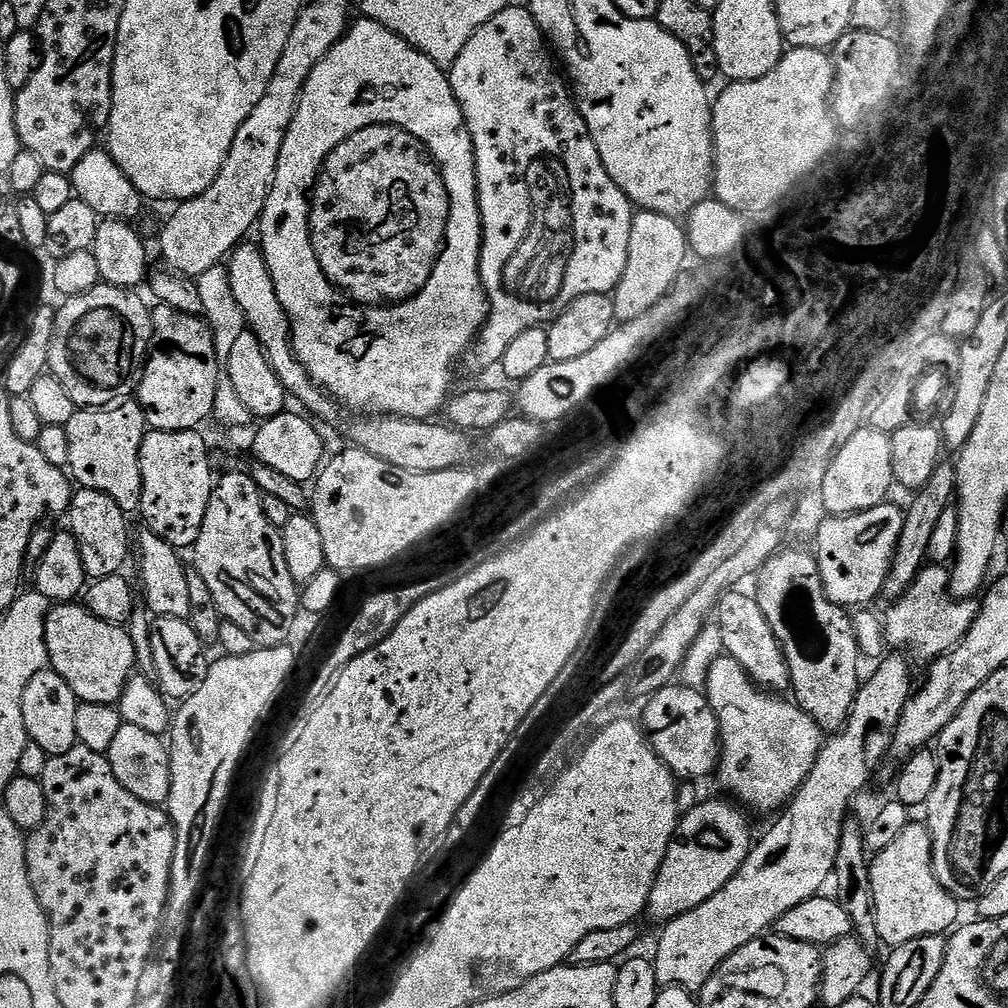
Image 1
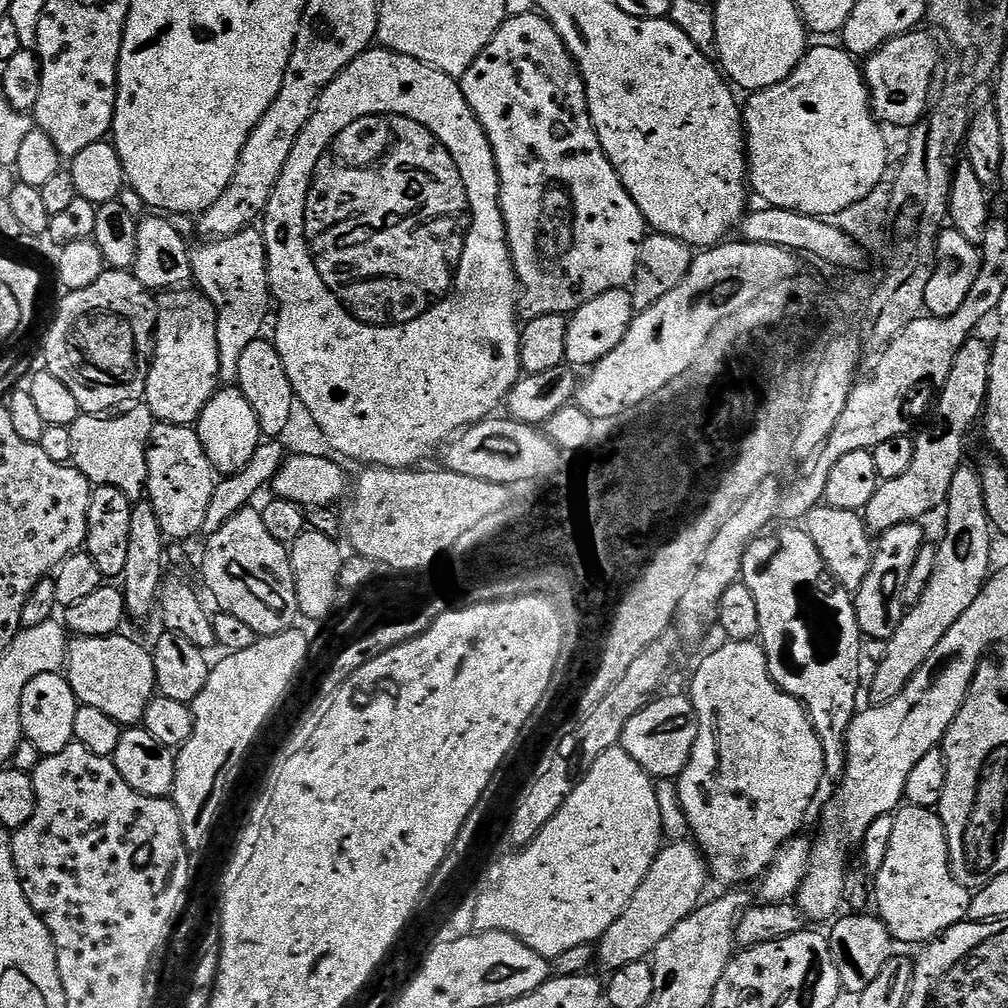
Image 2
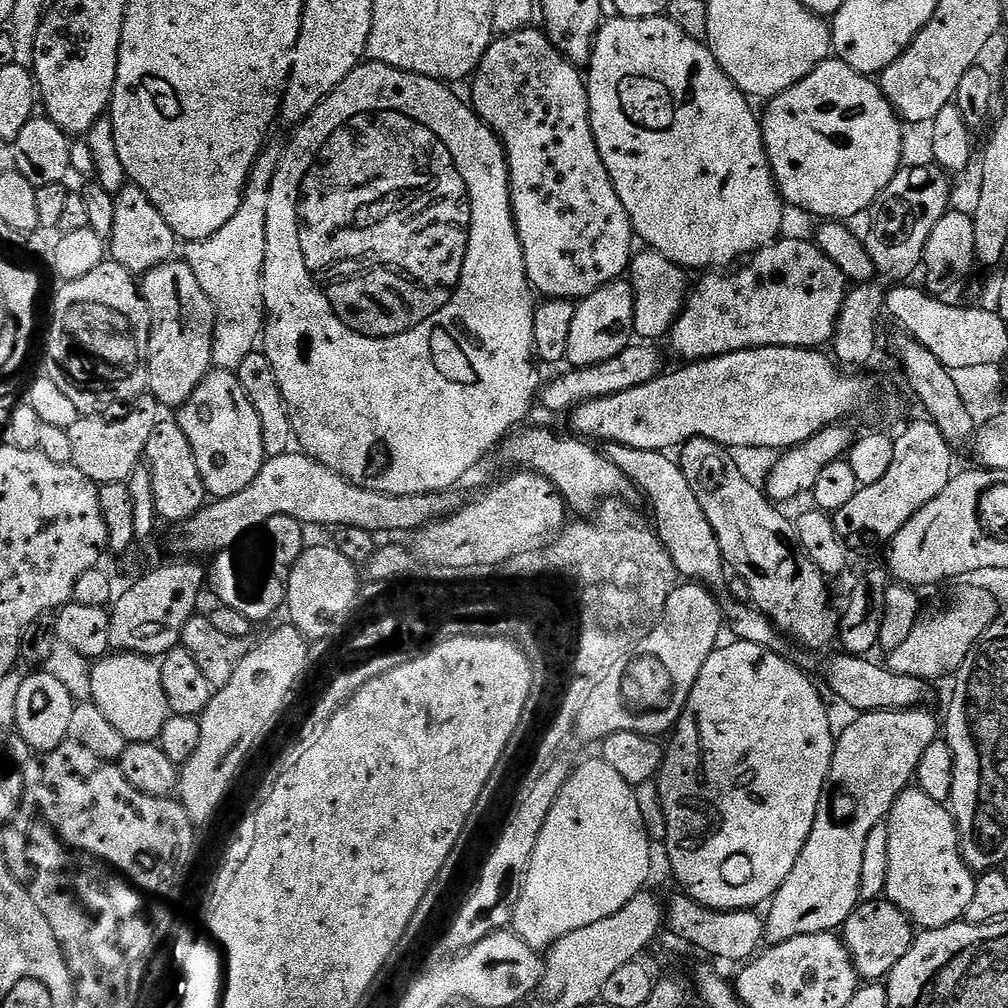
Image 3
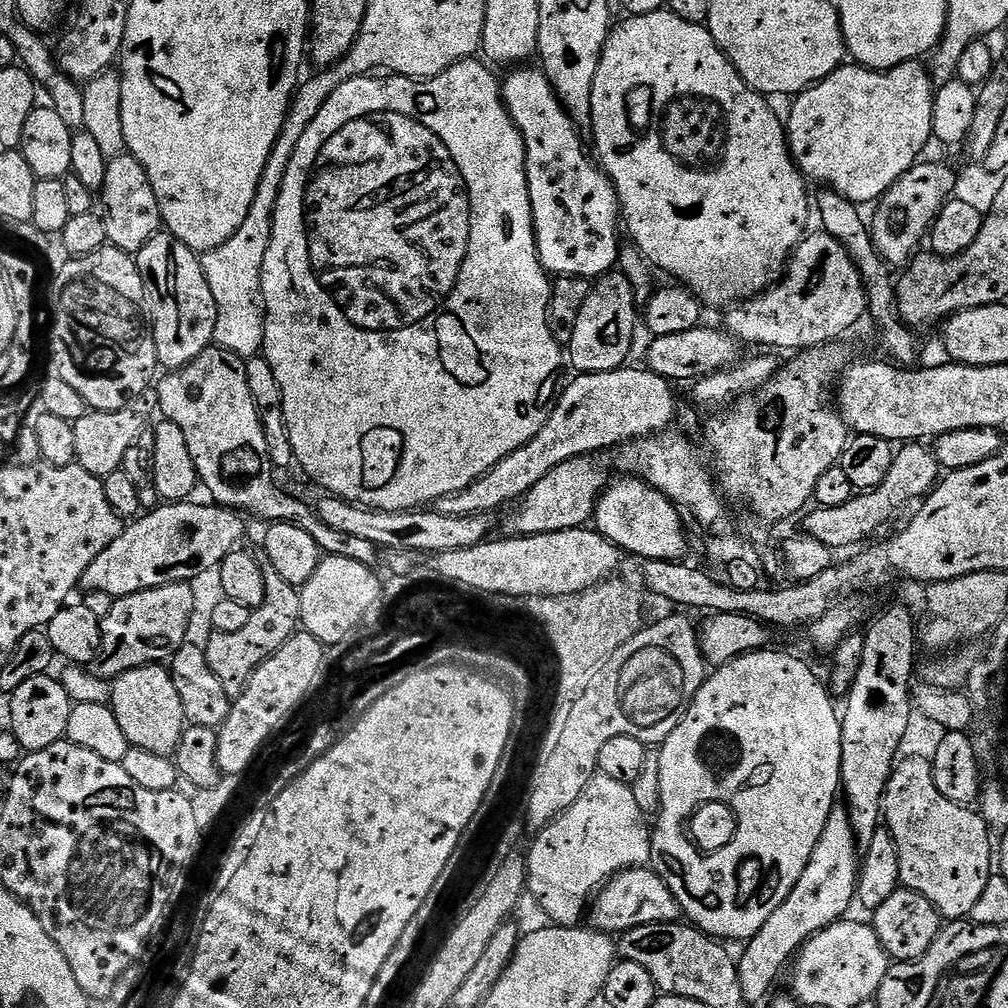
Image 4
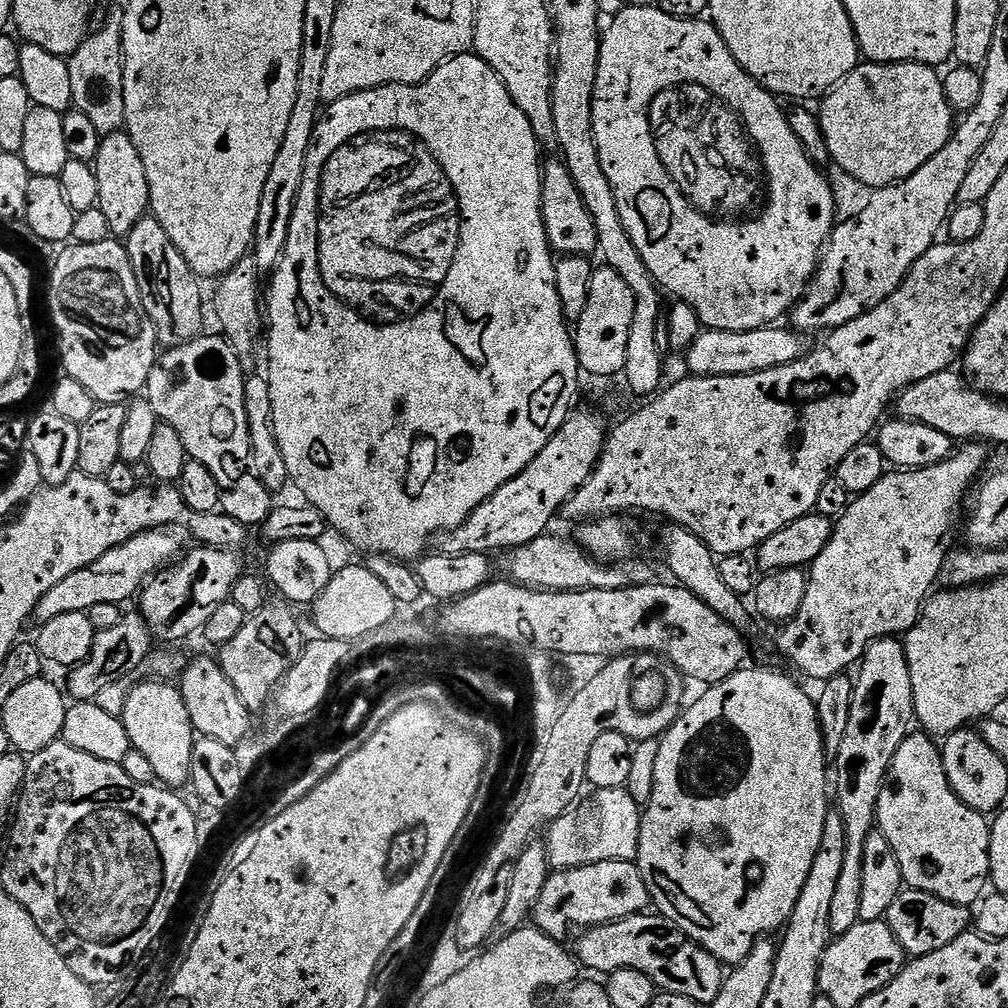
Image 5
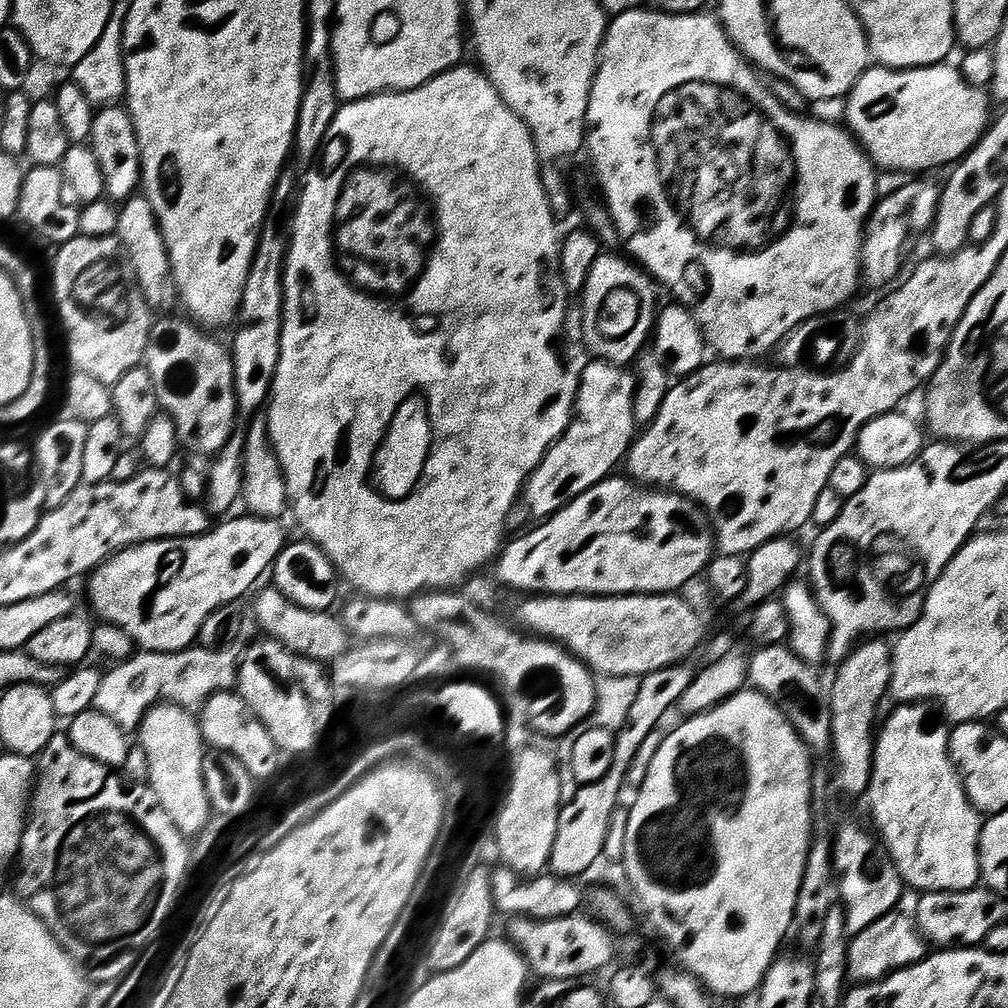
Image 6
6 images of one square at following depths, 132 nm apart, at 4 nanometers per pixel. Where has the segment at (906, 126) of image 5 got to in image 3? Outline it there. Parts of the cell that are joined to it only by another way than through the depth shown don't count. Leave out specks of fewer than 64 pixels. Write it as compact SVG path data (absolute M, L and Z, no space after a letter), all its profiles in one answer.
M835 58L823 60L809 76L802 78L794 86L790 86L785 92L780 92L767 101L765 112L762 112L762 127L764 130L764 145L768 151L768 161L772 167L772 173L776 179L776 184L780 187L780 195L784 197L789 205L796 208L805 208L808 212L813 212L820 218L831 218L833 221L846 222L849 218L860 212L867 212L879 200L882 190L890 186L890 182L900 171L903 165L902 144L904 124L896 115L895 108L884 96L879 83L875 79L861 76L859 72L846 66L846 62Z

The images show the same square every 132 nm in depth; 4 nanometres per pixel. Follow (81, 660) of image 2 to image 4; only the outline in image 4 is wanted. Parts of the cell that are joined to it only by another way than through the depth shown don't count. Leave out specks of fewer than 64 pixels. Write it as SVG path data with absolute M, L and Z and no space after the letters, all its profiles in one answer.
M163 663L142 665L111 681L111 686L112 703L110 707L114 718L118 718L118 726L122 726L122 734L126 734L129 745L142 750L150 750L150 754L172 756L184 733L186 721L182 710L182 698L178 698L178 690L174 686L171 671Z

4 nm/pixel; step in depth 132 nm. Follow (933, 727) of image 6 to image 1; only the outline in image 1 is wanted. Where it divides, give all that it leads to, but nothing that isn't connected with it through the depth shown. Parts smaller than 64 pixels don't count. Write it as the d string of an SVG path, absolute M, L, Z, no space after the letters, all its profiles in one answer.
M910 822L886 850L870 860L873 920L885 945L914 942L914 938L944 936L957 927L961 901L951 896L938 882L932 869L932 836L923 823Z

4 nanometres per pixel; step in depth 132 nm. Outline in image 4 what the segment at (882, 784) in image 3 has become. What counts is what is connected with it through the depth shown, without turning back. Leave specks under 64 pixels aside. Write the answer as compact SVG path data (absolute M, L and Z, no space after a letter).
M837 806L833 808L830 818L826 818L822 838L818 838L818 846L814 846L810 862L806 862L806 870L802 870L802 878L798 878L798 886L790 890L786 902L782 902L782 906L770 914L762 930L758 930L758 934L743 945L744 953L738 956L738 982L749 1005L756 1006L769 999L768 991L772 983L779 978L784 967L784 971L789 967L798 949L810 937L849 915L848 907L856 900L856 882L860 878L861 863L862 856L856 846L848 810Z

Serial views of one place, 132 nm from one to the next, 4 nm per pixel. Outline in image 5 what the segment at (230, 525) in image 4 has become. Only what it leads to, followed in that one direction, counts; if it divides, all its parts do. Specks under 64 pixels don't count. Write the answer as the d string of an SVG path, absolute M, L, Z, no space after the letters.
M175 527L155 528L149 532L138 534L118 546L114 550L106 550L98 562L90 562L90 566L82 566L82 570L74 570L67 578L62 578L58 586L51 588L38 602L34 617L37 625L59 618L61 614L78 614L87 612L94 606L102 606L102 602L110 602L121 606L127 605L128 599L135 597L144 585L165 568L172 567L185 551L186 536Z

